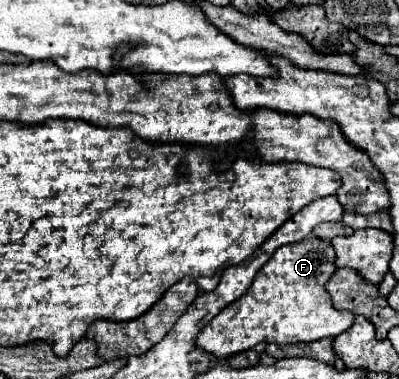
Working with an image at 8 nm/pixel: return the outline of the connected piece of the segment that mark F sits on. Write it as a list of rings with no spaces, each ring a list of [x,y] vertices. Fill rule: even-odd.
[[[314,236],[278,248],[272,260],[268,260],[268,264],[256,274],[248,296],[236,300],[232,308],[224,308],[224,312],[200,332],[196,346],[218,360],[226,360],[238,352],[254,348],[258,342],[298,344],[334,338],[346,332],[354,324],[354,316],[332,308],[330,296],[324,292],[324,284],[332,276],[332,270],[336,270],[334,260],[336,256],[330,242]]]

